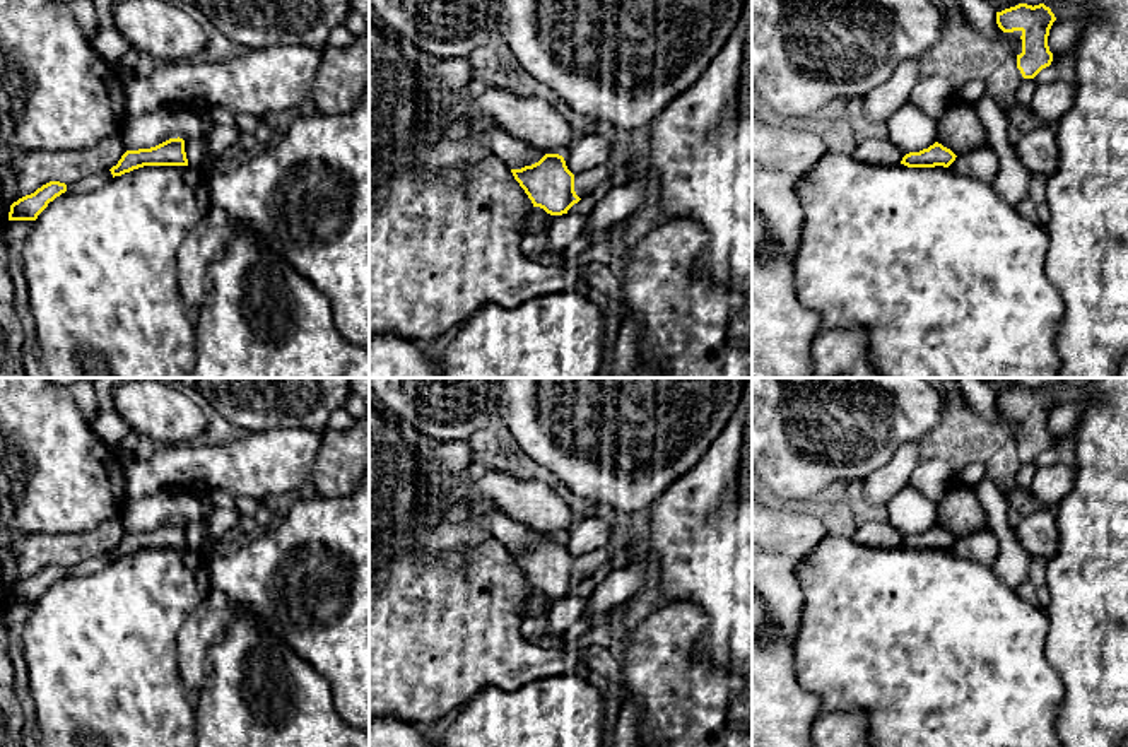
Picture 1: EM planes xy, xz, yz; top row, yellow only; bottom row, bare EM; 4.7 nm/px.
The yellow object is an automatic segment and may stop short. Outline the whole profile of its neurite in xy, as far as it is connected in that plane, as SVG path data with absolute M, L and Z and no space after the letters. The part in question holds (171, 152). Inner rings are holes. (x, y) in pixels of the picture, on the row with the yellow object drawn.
M178 137L150 149L126 150L109 171L115 178L144 166L188 166L185 140Z

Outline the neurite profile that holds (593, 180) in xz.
M612 161L603 166L595 166L583 173L574 174L574 191L579 198L591 193L600 193L610 181L610 176L619 161Z

